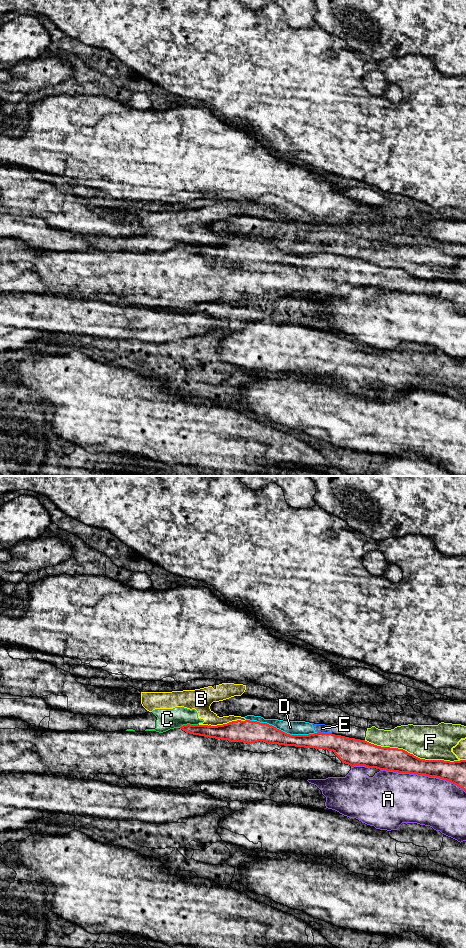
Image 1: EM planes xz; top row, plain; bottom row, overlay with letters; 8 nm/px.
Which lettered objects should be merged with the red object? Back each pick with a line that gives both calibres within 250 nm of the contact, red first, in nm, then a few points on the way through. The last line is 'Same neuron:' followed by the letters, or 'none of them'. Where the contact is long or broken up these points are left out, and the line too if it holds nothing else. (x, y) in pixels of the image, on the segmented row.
Same neuron: none of them

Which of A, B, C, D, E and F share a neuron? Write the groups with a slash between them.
A / B C / D E F

